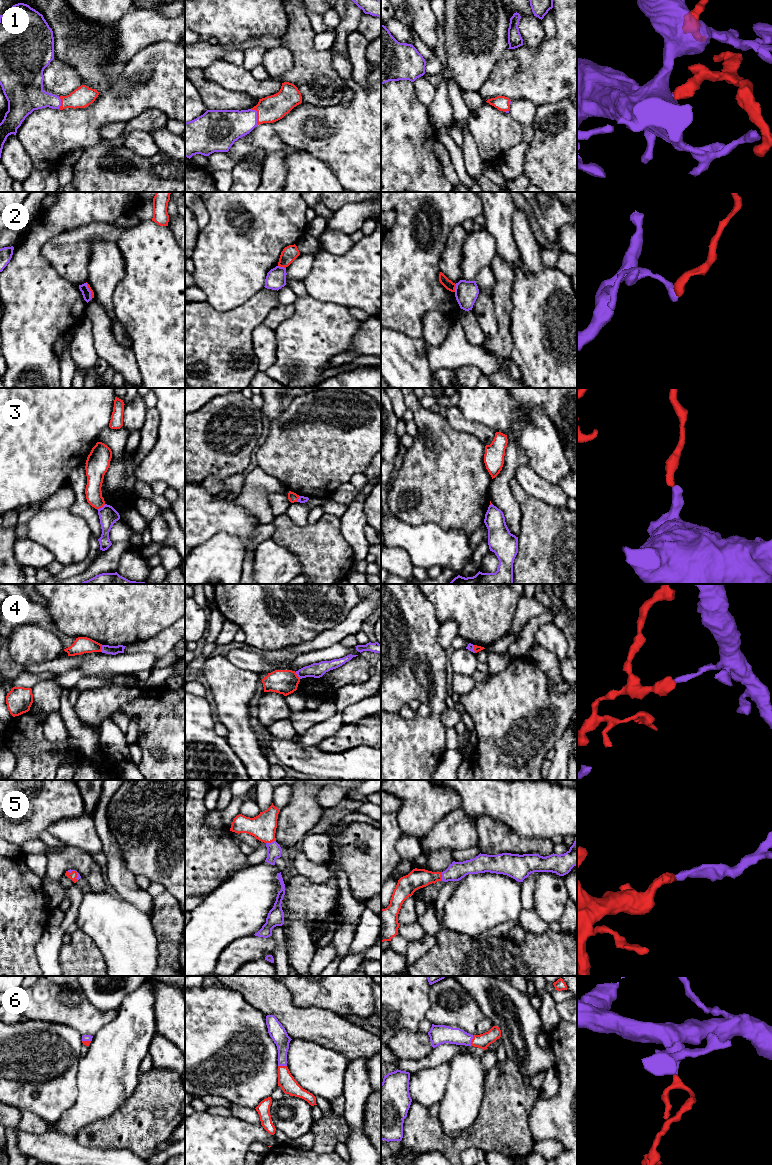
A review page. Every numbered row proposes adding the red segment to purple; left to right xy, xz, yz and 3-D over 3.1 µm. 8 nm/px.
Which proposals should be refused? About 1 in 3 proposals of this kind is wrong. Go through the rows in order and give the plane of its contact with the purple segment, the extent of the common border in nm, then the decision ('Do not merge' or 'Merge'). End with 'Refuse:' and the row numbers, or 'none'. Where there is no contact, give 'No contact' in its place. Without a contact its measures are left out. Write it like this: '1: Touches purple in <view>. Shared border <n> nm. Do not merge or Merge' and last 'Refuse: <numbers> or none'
1: Touches purple in xz. Shared border 150 nm. Merge
2: Touches purple in xz. Shared border 70 nm. Do not merge
3: Touches purple in xy. Shared border 80 nm. Do not merge
4: Touches purple in xy. Shared border 60 nm. Do not merge
5: Touches purple in xz. Shared border 80 nm. Merge
6: Touches purple in yz. Shared border 90 nm. Merge
Refuse: 2, 3, 4

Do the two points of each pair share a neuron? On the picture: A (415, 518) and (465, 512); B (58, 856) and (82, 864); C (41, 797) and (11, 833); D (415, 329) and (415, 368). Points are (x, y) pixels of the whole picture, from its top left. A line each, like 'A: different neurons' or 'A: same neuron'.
A: same neuron
B: same neuron
C: same neuron
D: different neurons

